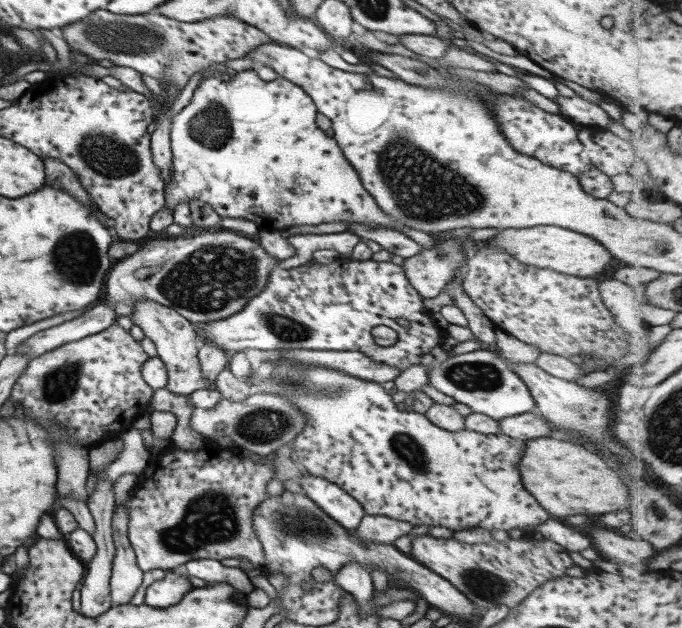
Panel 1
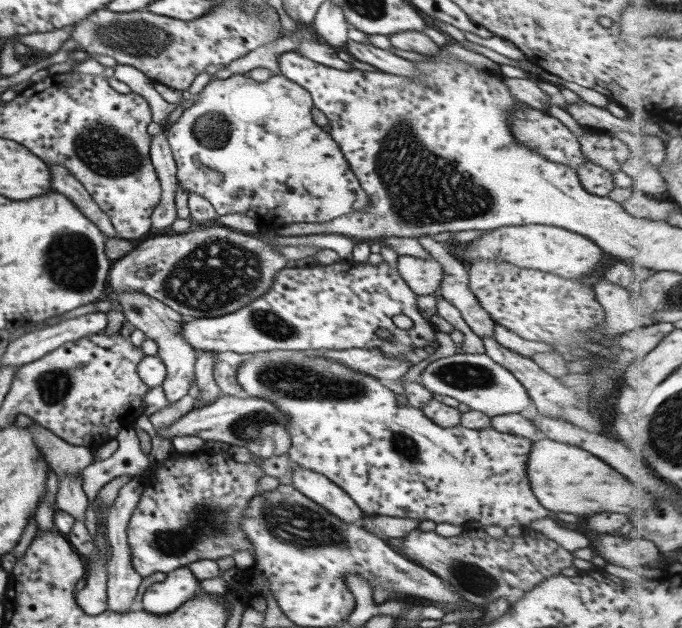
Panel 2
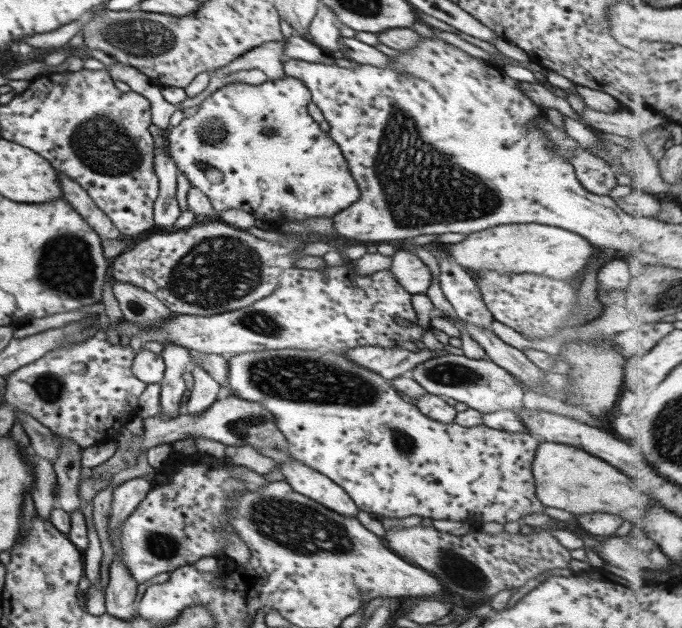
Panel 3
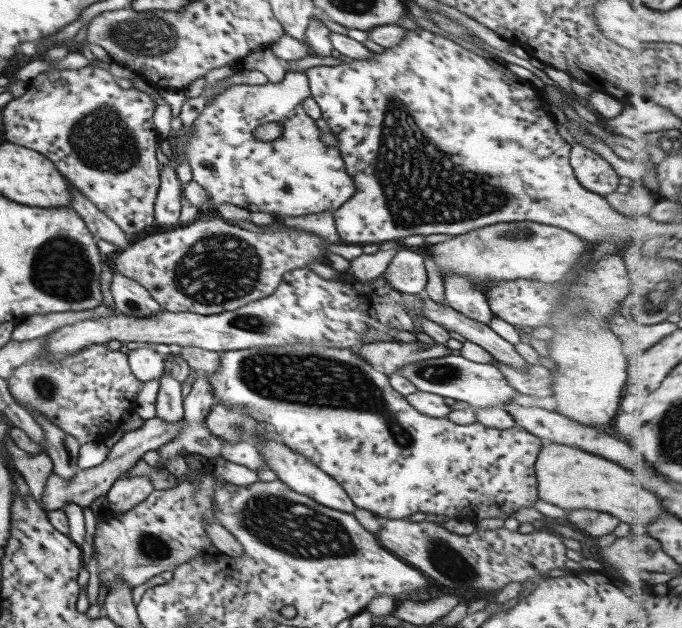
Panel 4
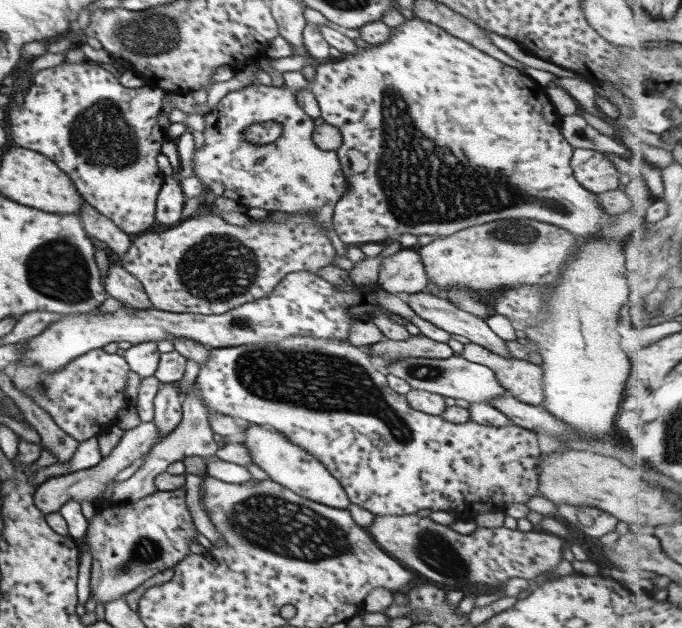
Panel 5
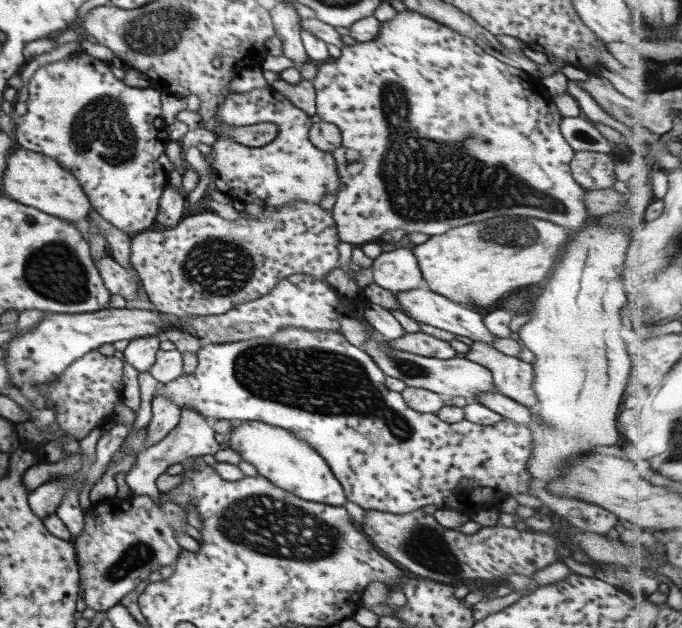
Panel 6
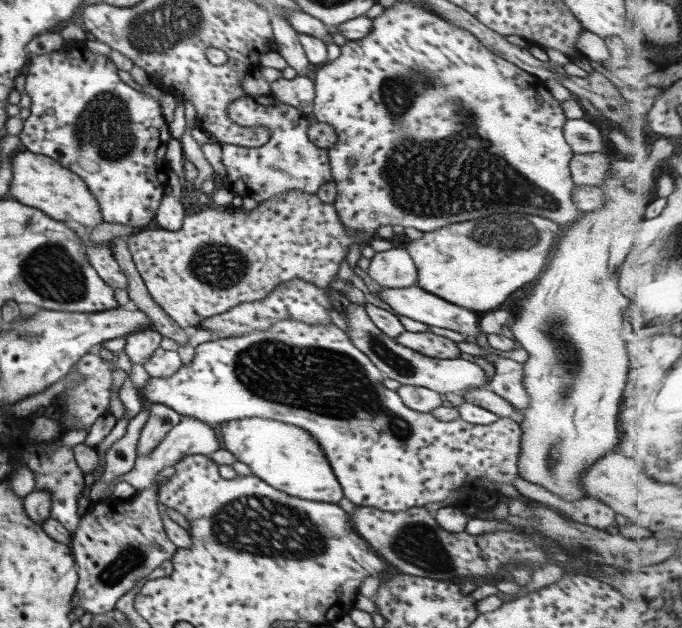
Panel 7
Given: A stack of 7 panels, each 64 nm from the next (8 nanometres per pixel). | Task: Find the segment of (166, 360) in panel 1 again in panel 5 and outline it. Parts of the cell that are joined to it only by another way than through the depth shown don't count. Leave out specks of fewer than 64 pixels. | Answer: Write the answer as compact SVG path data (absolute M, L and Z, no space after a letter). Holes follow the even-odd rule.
M109 265L110 272L106 277L105 291L122 303L126 310L148 310L153 304L142 284L120 265ZM173 382L162 383L161 389L156 393L153 403L155 408L152 421L160 429L161 435L168 436L182 420L182 397L179 396L179 388Z

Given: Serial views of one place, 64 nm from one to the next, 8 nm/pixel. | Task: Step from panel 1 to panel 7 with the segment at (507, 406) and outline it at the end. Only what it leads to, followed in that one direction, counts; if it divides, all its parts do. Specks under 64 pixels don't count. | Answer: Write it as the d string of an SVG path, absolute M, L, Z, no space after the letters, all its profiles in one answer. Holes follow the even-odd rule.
M351 303L345 318L351 333L350 340L376 365L383 376L397 380L402 385L421 386L437 392L441 396L447 392L463 396L471 388L485 388L487 384L486 372L476 363L462 359L439 359L424 356L415 350L398 344L395 339L386 336L367 315L364 305Z

